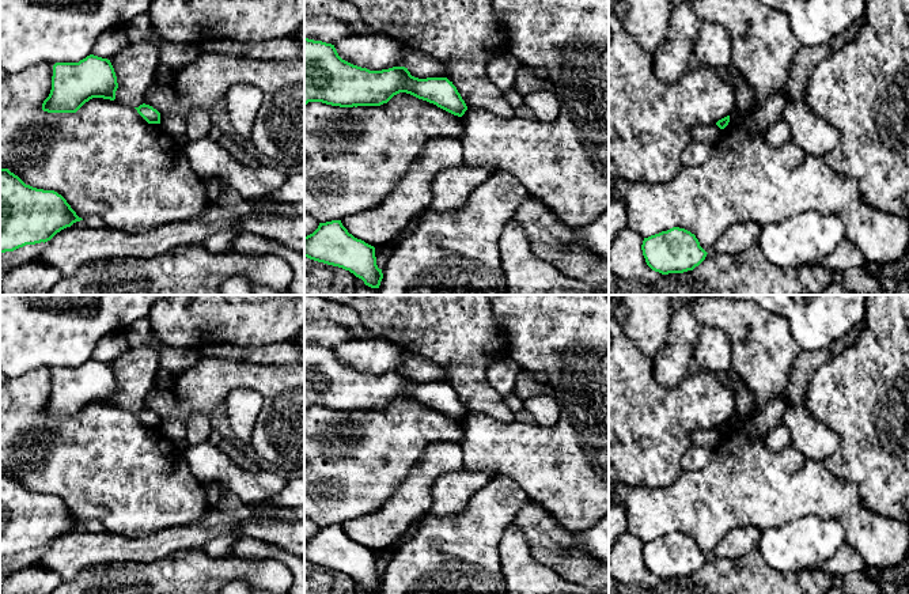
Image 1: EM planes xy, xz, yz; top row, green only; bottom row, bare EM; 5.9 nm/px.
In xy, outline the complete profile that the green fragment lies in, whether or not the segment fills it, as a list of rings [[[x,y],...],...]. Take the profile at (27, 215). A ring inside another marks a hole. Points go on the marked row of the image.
[[[0,167],[0,254],[45,243],[80,220],[57,192],[26,185],[8,169]]]

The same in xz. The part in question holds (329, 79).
[[[304,38],[304,105],[380,106],[399,92],[462,117],[467,110],[447,77],[418,79],[405,67],[370,71],[342,60],[334,45]]]

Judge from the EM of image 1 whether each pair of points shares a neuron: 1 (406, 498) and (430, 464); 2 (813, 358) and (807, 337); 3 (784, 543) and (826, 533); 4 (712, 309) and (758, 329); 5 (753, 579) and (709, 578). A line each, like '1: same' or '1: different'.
1: same
2: different
3: same
4: same
5: same

